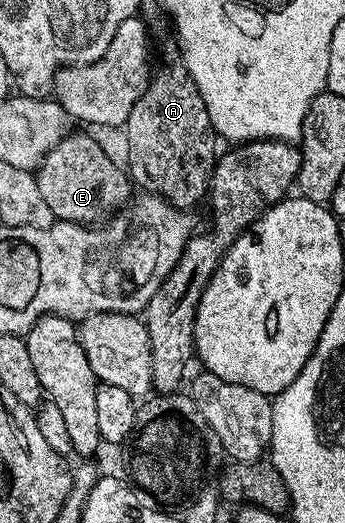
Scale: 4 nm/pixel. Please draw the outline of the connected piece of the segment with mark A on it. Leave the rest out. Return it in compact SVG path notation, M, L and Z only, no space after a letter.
M184 66L165 67L154 74L149 81L149 88L131 105L131 113L123 124L125 139L129 142L129 163L127 171L132 182L142 188L142 192L166 199L173 207L193 209L197 202L206 198L209 178L213 176L213 166L217 164L219 136L213 130L211 117L207 117L207 105L195 85L195 81Z

